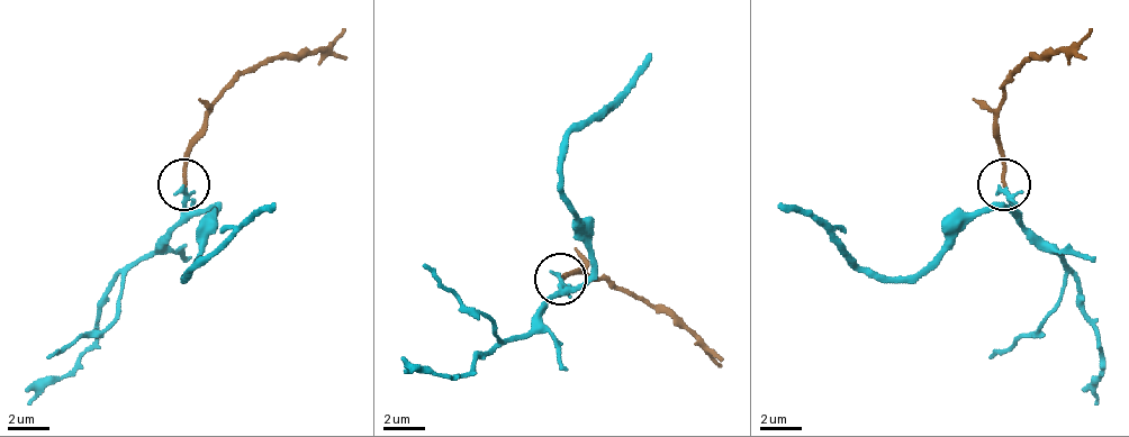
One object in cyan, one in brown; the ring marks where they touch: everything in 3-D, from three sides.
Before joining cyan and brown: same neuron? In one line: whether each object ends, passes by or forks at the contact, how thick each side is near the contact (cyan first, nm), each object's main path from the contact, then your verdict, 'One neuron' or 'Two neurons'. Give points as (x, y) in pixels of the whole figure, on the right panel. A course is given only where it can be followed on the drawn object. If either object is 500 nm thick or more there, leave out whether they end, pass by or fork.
At the ring cyan ends. At the ring brown ends. Thickness 280 nm (cyan) against 170 nm. Course of cyan: (1002, 188), (1013, 209), (997, 209), (972, 219), (914, 276), (867, 276), (821, 224), (779, 203). Course of brown: (1002, 182), (1002, 89), (1028, 58), (1049, 58), (1091, 27). One neuron

